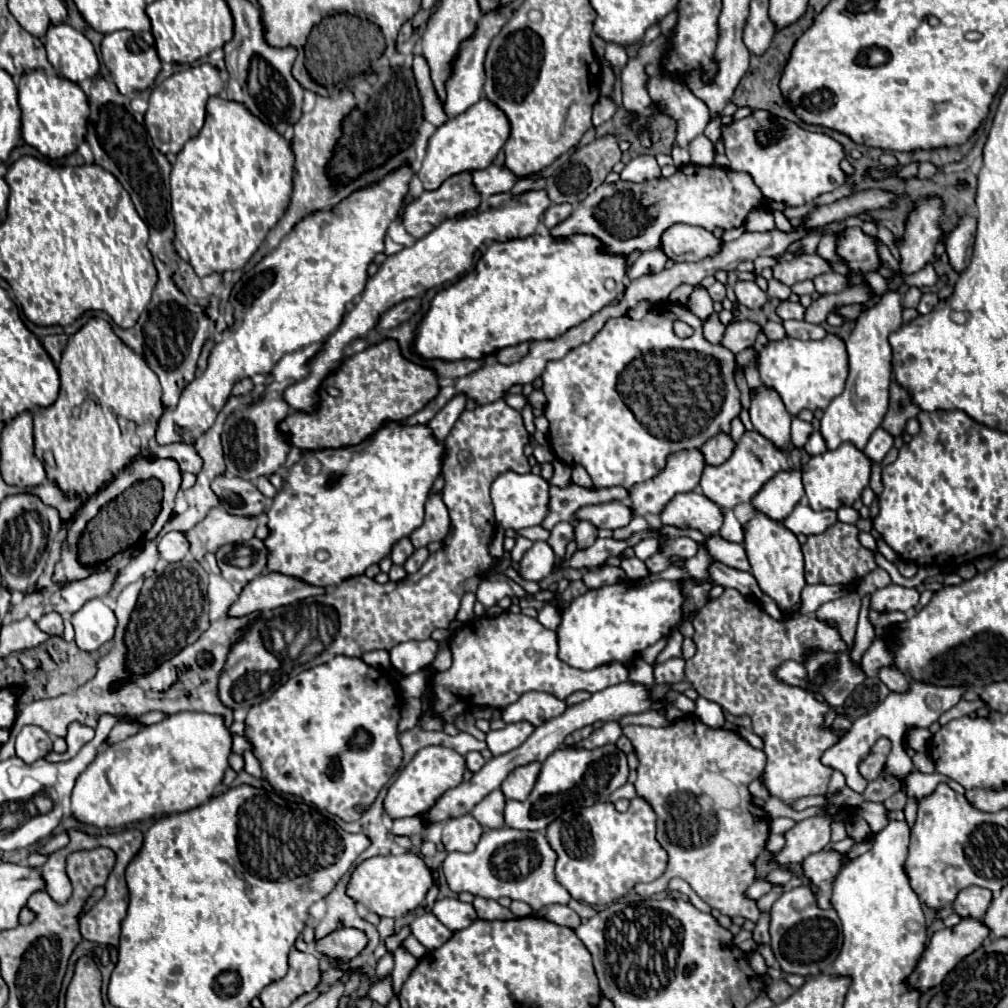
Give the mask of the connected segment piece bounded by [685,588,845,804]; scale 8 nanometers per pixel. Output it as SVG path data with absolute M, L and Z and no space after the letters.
M725 588L725 592L719 598L709 600L697 612L693 626L695 626L693 640L697 644L697 652L691 660L685 662L685 678L693 684L693 688L699 692L701 698L719 704L729 714L735 716L747 714L753 720L753 732L763 740L763 752L767 756L765 786L769 794L781 798L785 804L803 796L827 794L833 768L825 768L825 764L821 764L821 752L825 752L825 748L831 748L839 740L839 736L831 728L825 728L825 718L831 708L829 704L819 702L803 688L779 684L773 678L773 670L785 660L803 662L803 654L809 648L821 648L829 652L845 650L845 644L841 642L837 630L809 616L773 620L761 610L761 604L757 600L743 598L733 588Z

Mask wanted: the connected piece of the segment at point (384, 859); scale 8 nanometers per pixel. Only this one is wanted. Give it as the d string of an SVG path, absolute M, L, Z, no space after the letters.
M405 852L399 856L389 854L363 860L351 874L351 880L347 884L347 894L355 902L363 902L371 912L379 916L401 918L423 904L431 886L433 886L433 876L423 858L419 858L413 852Z

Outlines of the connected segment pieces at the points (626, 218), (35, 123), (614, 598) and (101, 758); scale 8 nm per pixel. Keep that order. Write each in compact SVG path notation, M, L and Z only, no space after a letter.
M687 164L681 166L673 176L669 178L655 178L647 182L615 182L615 184L601 184L593 194L589 194L575 210L573 214L557 224L551 230L553 238L565 238L573 234L589 234L597 236L601 240L601 250L609 252L613 256L631 256L635 250L647 252L647 250L659 250L661 248L661 232L665 228L671 228L673 224L689 224L689 226L701 226L705 230L715 230L721 226L723 230L729 228L739 228L745 224L747 216L753 210L767 210L767 212L785 212L787 204L777 204L775 200L769 200L761 196L761 188L753 184L753 178L747 172L737 172L731 168L721 168L721 166L695 166Z
M33 70L19 80L19 106L21 106L21 130L23 140L35 146L43 156L55 160L77 150L85 140L89 104L83 90L61 76L47 76L43 70Z
M653 580L649 584L639 586L639 582L617 582L613 586L603 586L597 590L589 590L577 596L565 610L561 610L561 624L557 628L559 640L559 658L579 670L593 670L605 664L619 662L623 666L631 666L631 662L651 644L663 638L677 622L683 618L683 604L685 596L681 596L681 582L679 580Z
M177 712L165 720L139 730L135 736L119 744L107 746L77 778L71 794L71 810L75 818L99 828L119 828L129 822L147 820L155 814L187 812L207 802L221 786L225 770L229 768L229 756L233 746L233 734L225 726L225 718L207 712Z

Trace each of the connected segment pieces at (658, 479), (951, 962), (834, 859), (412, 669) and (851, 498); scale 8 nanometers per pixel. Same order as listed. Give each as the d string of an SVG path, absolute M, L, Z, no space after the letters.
M691 448L689 452L675 452L673 456L669 456L669 464L661 470L661 474L657 474L653 480L647 480L645 484L635 484L629 490L631 496L631 506L633 512L643 516L643 514L661 514L661 510L665 508L665 504L681 492L691 492L695 490L695 486L701 480L701 472L705 468L705 456L701 456L701 450Z
M963 918L957 926L943 928L939 932L935 932L929 940L929 946L921 954L921 958L917 962L917 968L907 978L907 984L911 984L911 988L921 992L921 994L939 986L945 980L945 976L957 966L957 962L961 962L965 956L975 952L987 936L989 936L989 928L981 920L971 920L971 918Z
M817 852L803 860L805 876L809 876L811 884L815 884L819 888L817 902L821 908L831 908L831 904L829 904L831 886L841 868L843 868L843 864L841 864L839 852Z
M411 640L397 644L393 650L389 650L391 656L391 666L401 674L401 676L411 676L427 666L433 664L437 652L443 648L441 642L437 640Z
M845 442L837 450L827 450L825 454L811 456L803 466L803 486L809 506L813 510L837 510L839 506L851 506L861 498L863 488L869 486L871 478L871 460L863 450L853 448L853 444Z

